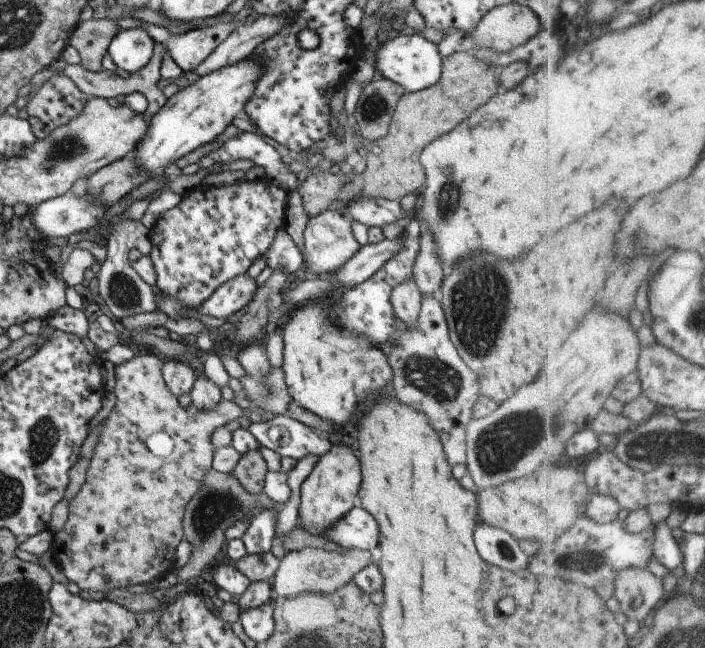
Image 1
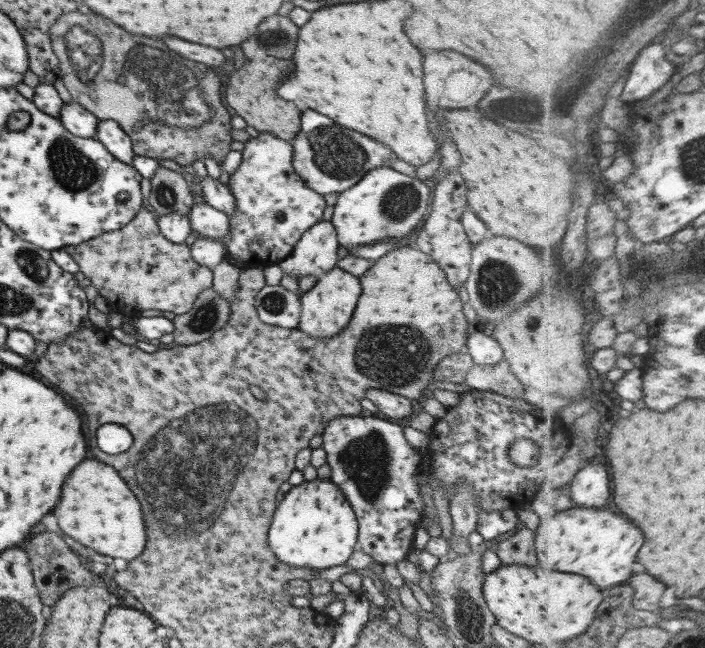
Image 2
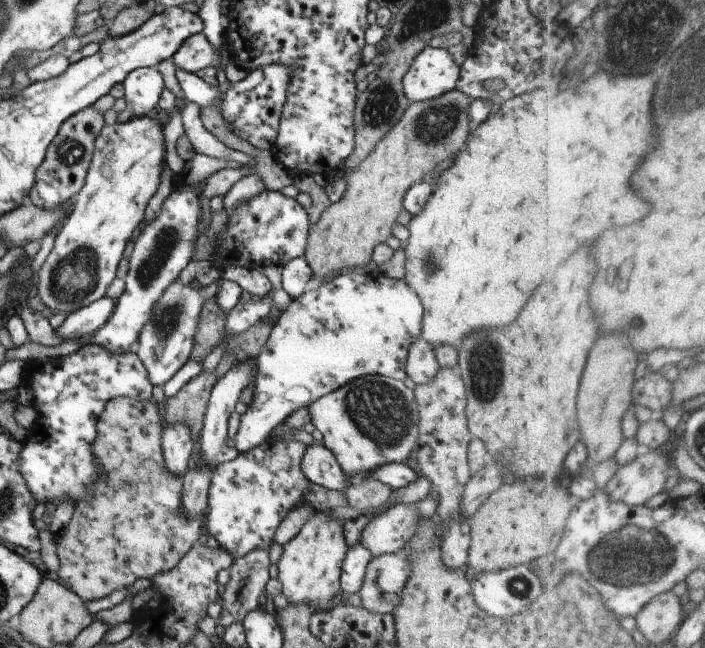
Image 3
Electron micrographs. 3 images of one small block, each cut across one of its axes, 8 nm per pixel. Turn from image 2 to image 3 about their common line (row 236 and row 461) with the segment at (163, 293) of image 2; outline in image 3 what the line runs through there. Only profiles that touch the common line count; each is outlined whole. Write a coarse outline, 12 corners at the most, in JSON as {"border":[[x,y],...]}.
{"border":[[159,404],[96,420],[94,495],[55,545],[84,603],[171,570],[203,532]]}

